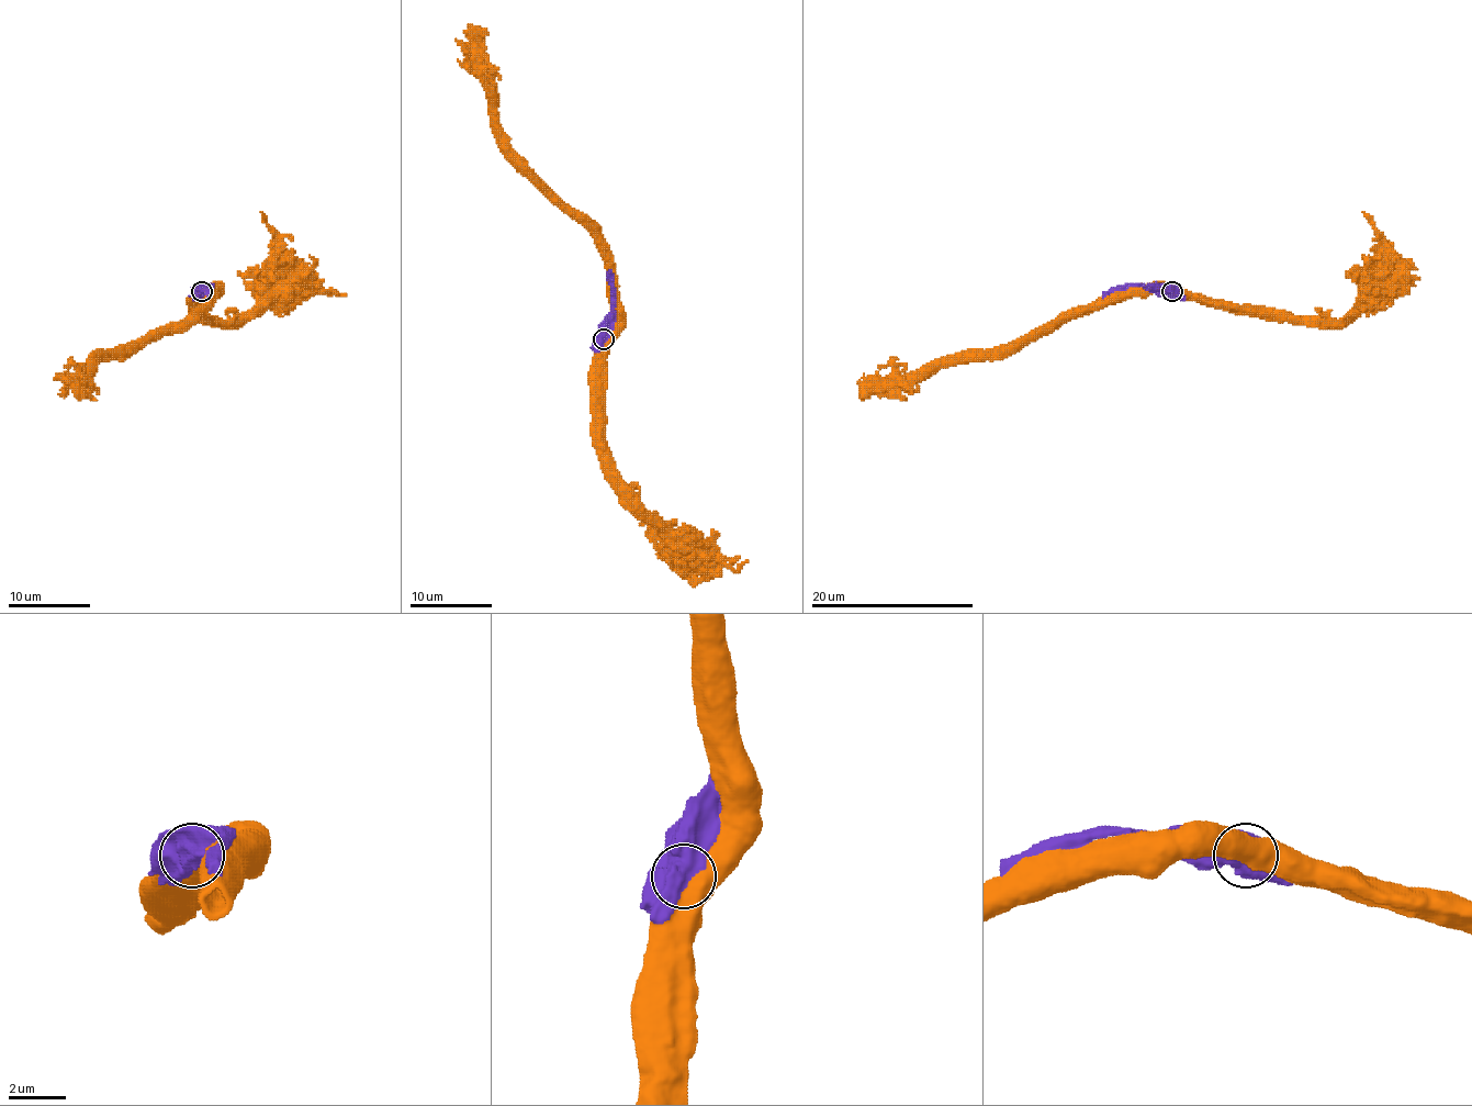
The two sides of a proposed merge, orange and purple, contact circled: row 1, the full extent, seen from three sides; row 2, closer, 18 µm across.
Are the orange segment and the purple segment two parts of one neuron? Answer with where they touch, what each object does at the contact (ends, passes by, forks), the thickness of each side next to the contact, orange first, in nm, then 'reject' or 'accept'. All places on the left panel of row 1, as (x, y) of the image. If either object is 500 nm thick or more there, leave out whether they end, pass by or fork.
at (201, 291); 750 nm thick on the orange side, 1000 nm on the other; reject

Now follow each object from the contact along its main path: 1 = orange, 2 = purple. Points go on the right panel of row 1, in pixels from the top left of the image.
1: (1172, 291), (1113, 295), (1078, 306), (999, 353), (857, 383)
2: (1172, 291), (1154, 291), (1144, 286), (1116, 286), (1102, 298)

